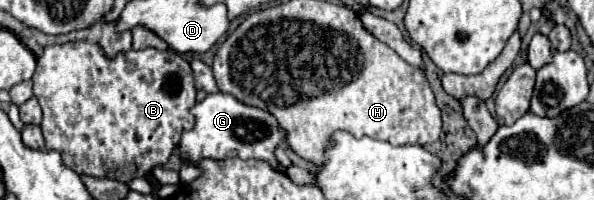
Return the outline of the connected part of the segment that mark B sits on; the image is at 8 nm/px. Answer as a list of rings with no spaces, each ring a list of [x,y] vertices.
[[[68,42],[62,46],[48,46],[38,58],[32,76],[34,96],[40,100],[44,118],[42,134],[48,150],[58,150],[64,164],[76,174],[90,174],[98,178],[112,178],[128,182],[136,176],[146,176],[154,166],[168,162],[178,146],[180,134],[194,126],[190,108],[196,102],[196,88],[190,64],[174,50],[128,50],[116,58],[106,58],[98,44]]]

